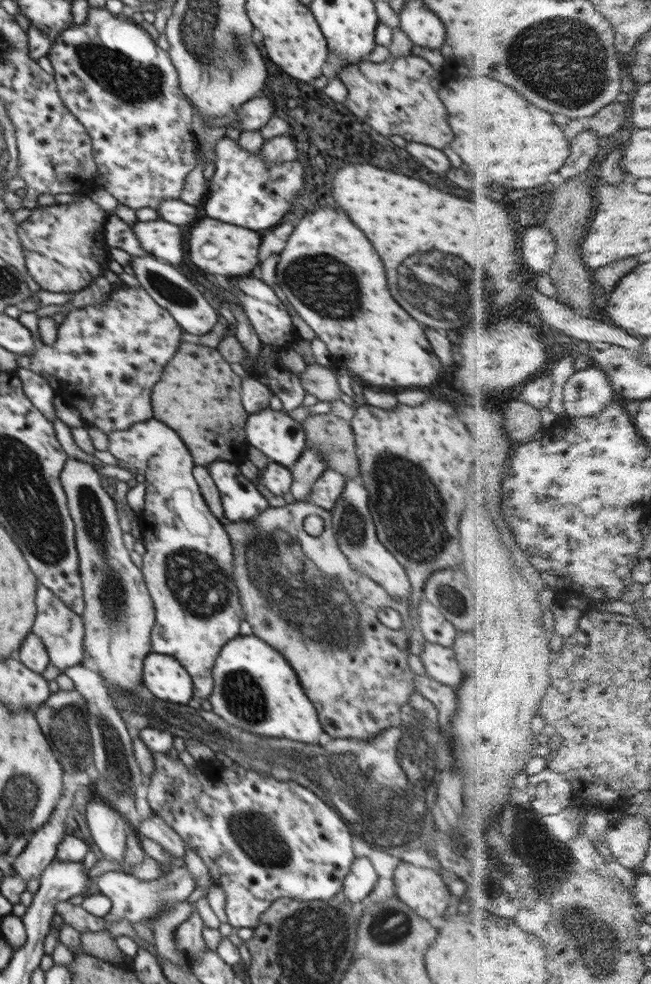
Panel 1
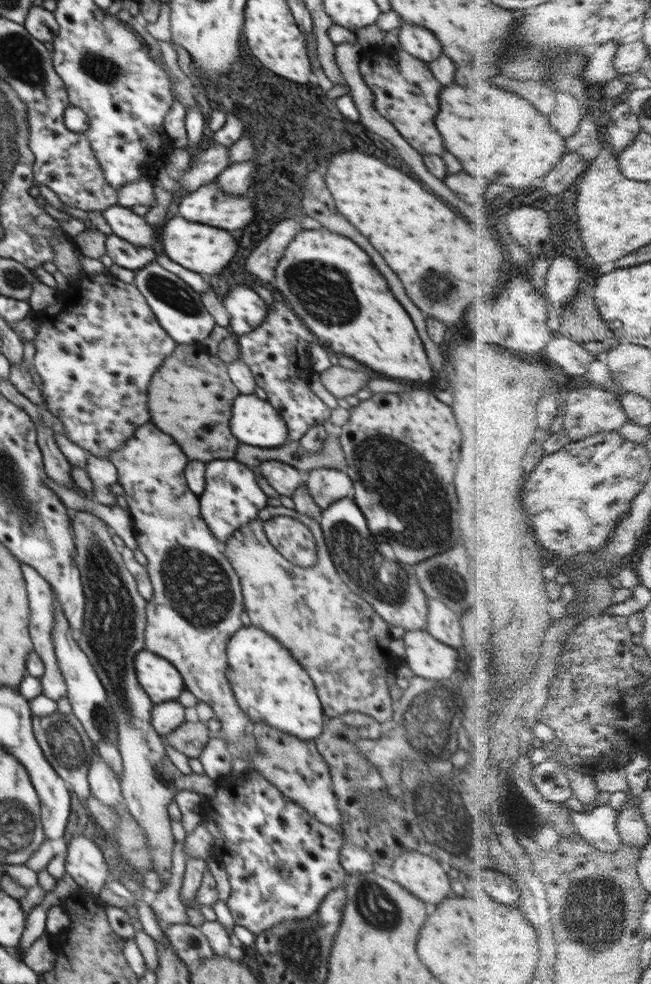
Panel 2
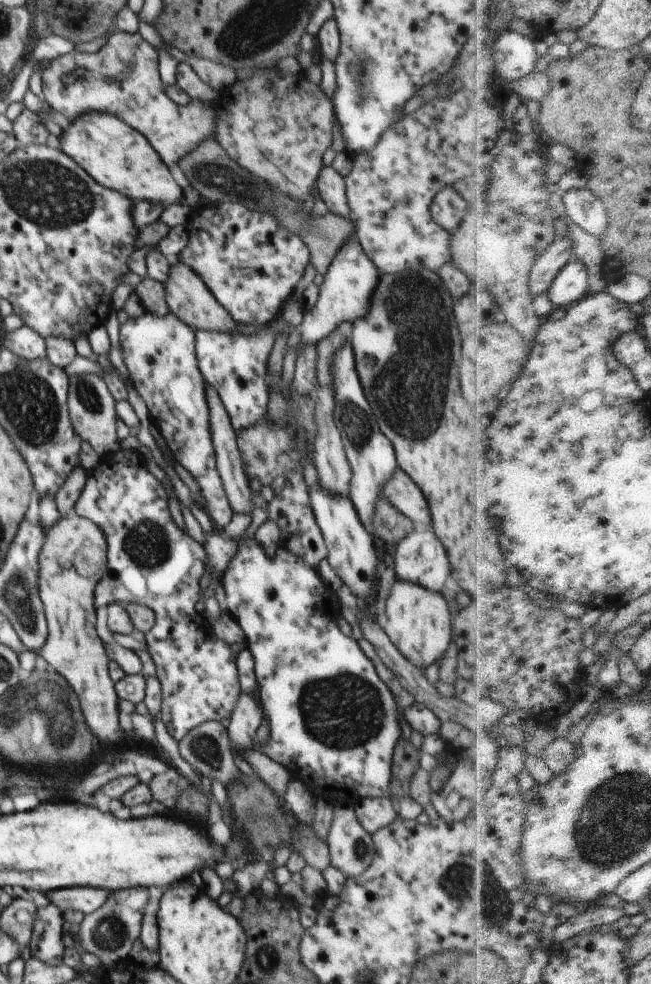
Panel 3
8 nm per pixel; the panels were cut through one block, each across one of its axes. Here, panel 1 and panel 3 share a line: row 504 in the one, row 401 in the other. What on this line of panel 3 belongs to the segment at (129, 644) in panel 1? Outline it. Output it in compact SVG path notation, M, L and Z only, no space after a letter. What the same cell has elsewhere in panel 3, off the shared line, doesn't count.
M85 373L69 378L69 395L67 398L69 417L76 434L96 451L100 457L112 452L122 451L116 437L115 400L103 378L96 374Z

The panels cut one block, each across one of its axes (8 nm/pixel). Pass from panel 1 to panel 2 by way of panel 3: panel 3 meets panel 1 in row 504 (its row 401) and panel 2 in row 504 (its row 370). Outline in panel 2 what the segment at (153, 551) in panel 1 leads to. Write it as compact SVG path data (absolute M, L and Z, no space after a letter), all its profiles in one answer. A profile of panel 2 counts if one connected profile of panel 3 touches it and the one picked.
M143 424L139 426L135 430L135 433L130 438L127 438L119 449L111 450L108 453L108 459L112 461L117 468L119 476L117 486L118 493L122 494L128 503L128 510L133 520L133 532L135 533L140 551L142 551L146 559L148 559L148 566L146 566L146 569L148 570L150 582L154 588L154 595L150 600L147 600L145 650L152 651L154 654L168 659L182 675L185 689L190 691L198 701L205 702L214 709L215 718L220 720L222 734L226 736L226 741L237 741L252 728L252 722L241 711L241 708L237 705L236 699L232 696L232 687L230 687L230 683L228 683L225 670L227 669L226 647L228 639L236 631L240 630L240 628L243 628L243 624L240 620L240 615L245 611L243 606L243 595L241 592L240 580L234 568L232 568L230 562L226 559L224 552L220 550L218 539L215 537L212 530L209 529L208 523L202 516L199 495L194 494L188 486L187 478L185 477L185 468L190 460L184 454L181 446L169 434L161 431L157 426L154 426L154 424Z

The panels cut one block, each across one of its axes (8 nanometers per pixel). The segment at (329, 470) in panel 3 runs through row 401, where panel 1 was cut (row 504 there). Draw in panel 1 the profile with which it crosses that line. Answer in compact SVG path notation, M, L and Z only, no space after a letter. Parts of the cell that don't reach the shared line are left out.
M332 469L322 472L313 484L310 501L320 508L332 511L346 486L348 478Z

